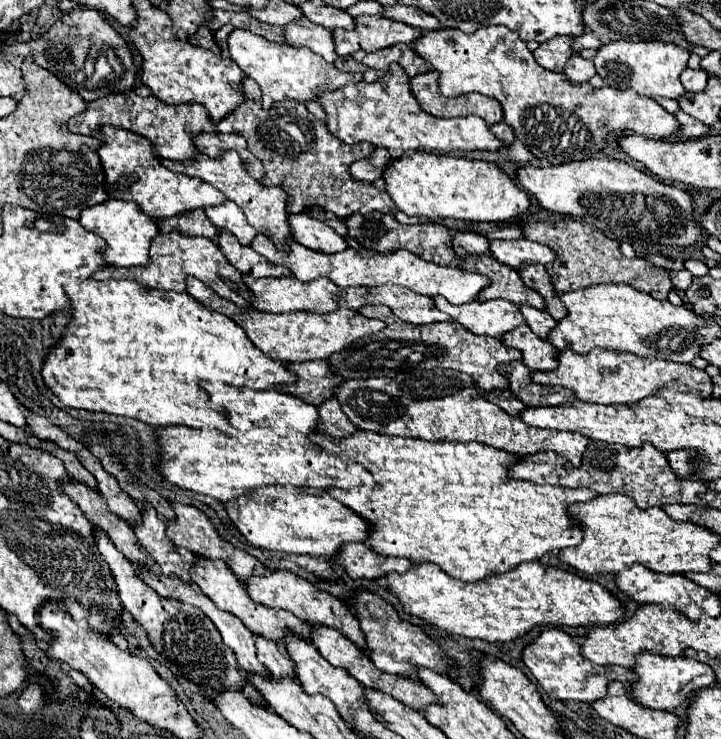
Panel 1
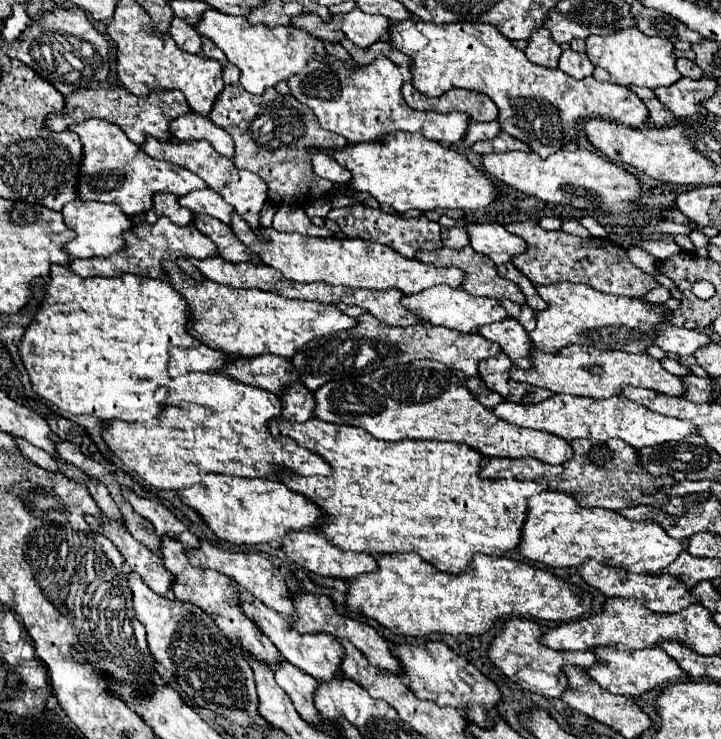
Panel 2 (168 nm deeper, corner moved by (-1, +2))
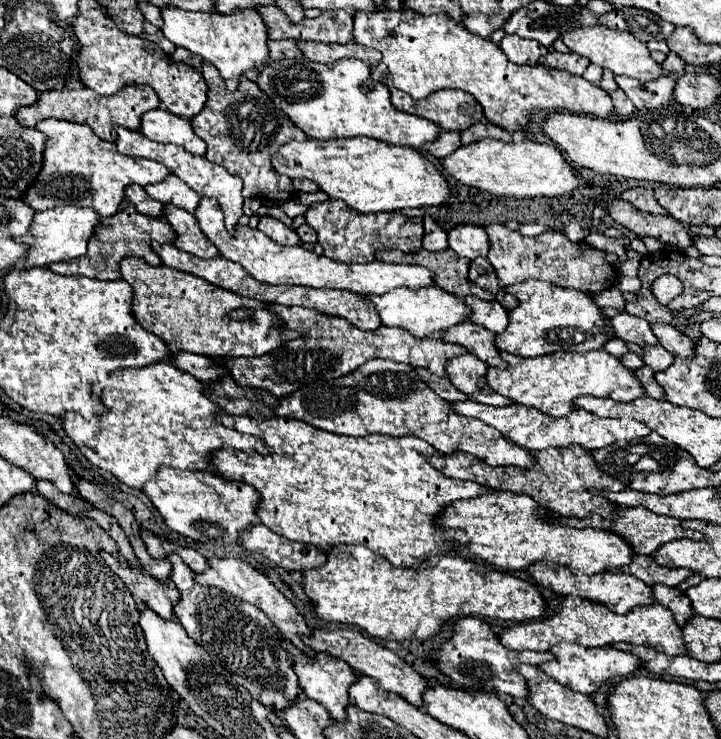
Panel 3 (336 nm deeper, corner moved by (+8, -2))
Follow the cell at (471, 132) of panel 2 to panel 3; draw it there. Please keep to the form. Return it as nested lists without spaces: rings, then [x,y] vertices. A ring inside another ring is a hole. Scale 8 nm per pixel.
[[[443,130],[441,136],[429,146],[429,152],[431,152],[435,158],[445,158],[445,156],[453,154],[457,148],[461,148],[461,132]]]

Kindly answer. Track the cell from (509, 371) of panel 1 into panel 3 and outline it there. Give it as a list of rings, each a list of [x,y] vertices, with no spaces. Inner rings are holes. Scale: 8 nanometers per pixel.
[[[465,354],[465,356],[457,356],[453,360],[449,360],[449,364],[445,366],[447,374],[453,382],[453,386],[461,392],[465,392],[471,400],[475,402],[483,402],[489,406],[509,406],[515,404],[513,400],[505,398],[503,394],[491,390],[489,382],[487,382],[487,364],[483,360],[479,360],[473,354]]]

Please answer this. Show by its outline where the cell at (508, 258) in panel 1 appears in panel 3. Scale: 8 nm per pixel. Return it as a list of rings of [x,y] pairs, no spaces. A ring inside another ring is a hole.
[[[461,224],[449,230],[449,246],[463,258],[475,260],[479,256],[487,256],[489,252],[489,236],[485,228],[475,224]]]

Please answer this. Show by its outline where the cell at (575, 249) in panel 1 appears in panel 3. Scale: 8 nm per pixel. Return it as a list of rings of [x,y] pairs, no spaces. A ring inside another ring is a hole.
[[[491,224],[485,228],[491,240],[487,254],[503,286],[525,282],[531,278],[549,280],[563,288],[581,290],[589,296],[599,294],[615,286],[615,268],[605,260],[605,252],[589,246],[587,242],[571,242],[565,234],[545,232],[539,236],[523,236],[517,230],[509,230],[503,224]]]

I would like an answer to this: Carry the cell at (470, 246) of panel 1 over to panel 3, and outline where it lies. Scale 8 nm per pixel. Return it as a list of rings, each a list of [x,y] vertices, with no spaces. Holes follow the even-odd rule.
[[[423,216],[423,224],[425,224],[425,236],[423,236],[423,248],[429,252],[439,252],[449,248],[449,240],[447,240],[447,232],[431,218],[431,216]]]

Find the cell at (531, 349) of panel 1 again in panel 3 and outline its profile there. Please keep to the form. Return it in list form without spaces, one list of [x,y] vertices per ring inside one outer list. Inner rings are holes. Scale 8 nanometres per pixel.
[[[469,322],[469,324],[457,324],[457,328],[451,328],[449,332],[445,332],[443,340],[465,346],[471,354],[475,354],[479,360],[487,362],[489,366],[505,368],[507,362],[499,354],[495,336],[497,336],[495,332],[489,332],[487,328]]]

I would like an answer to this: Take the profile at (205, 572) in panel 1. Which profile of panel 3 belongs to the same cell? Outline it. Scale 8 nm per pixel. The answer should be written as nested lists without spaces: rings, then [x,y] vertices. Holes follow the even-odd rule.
[[[305,652],[301,656],[293,656],[293,670],[295,670],[297,678],[299,678],[301,690],[311,700],[317,700],[319,704],[323,704],[329,710],[331,718],[335,718],[335,720],[347,720],[347,716],[345,716],[345,706],[349,704],[347,690],[355,682],[355,674],[349,668],[349,664],[345,664],[343,660],[333,658],[329,652],[317,652],[313,658],[307,656]]]

